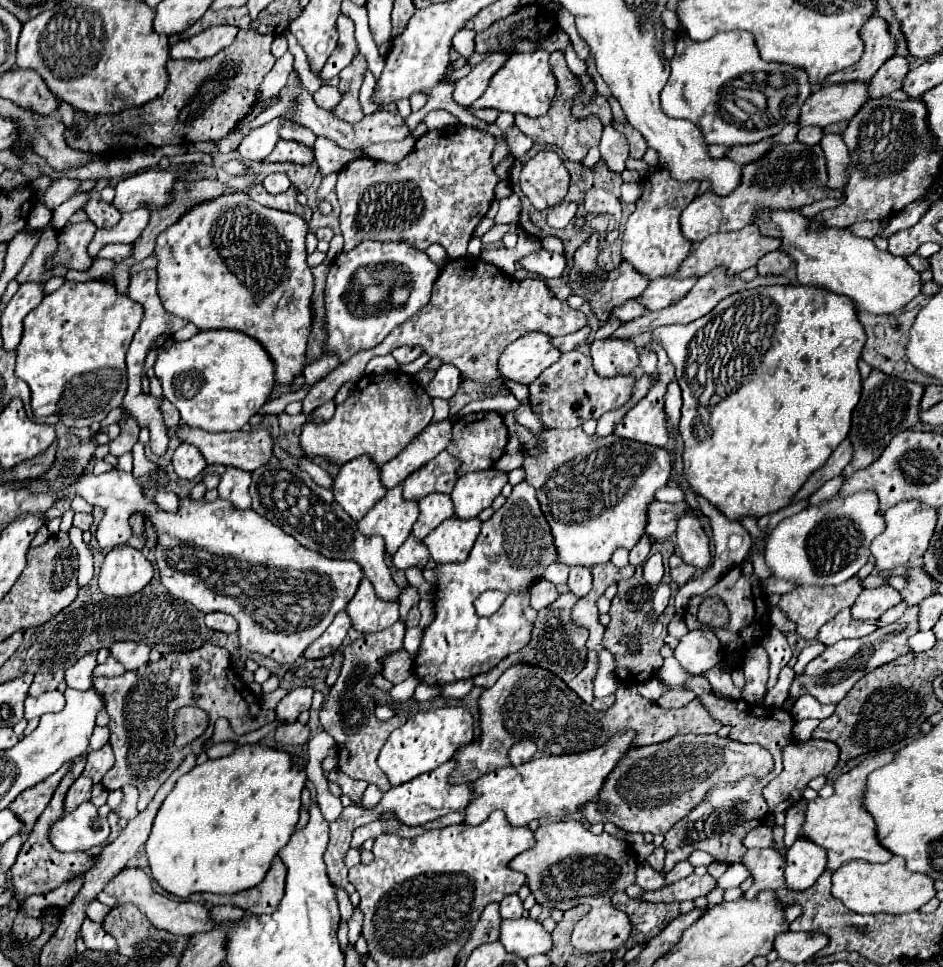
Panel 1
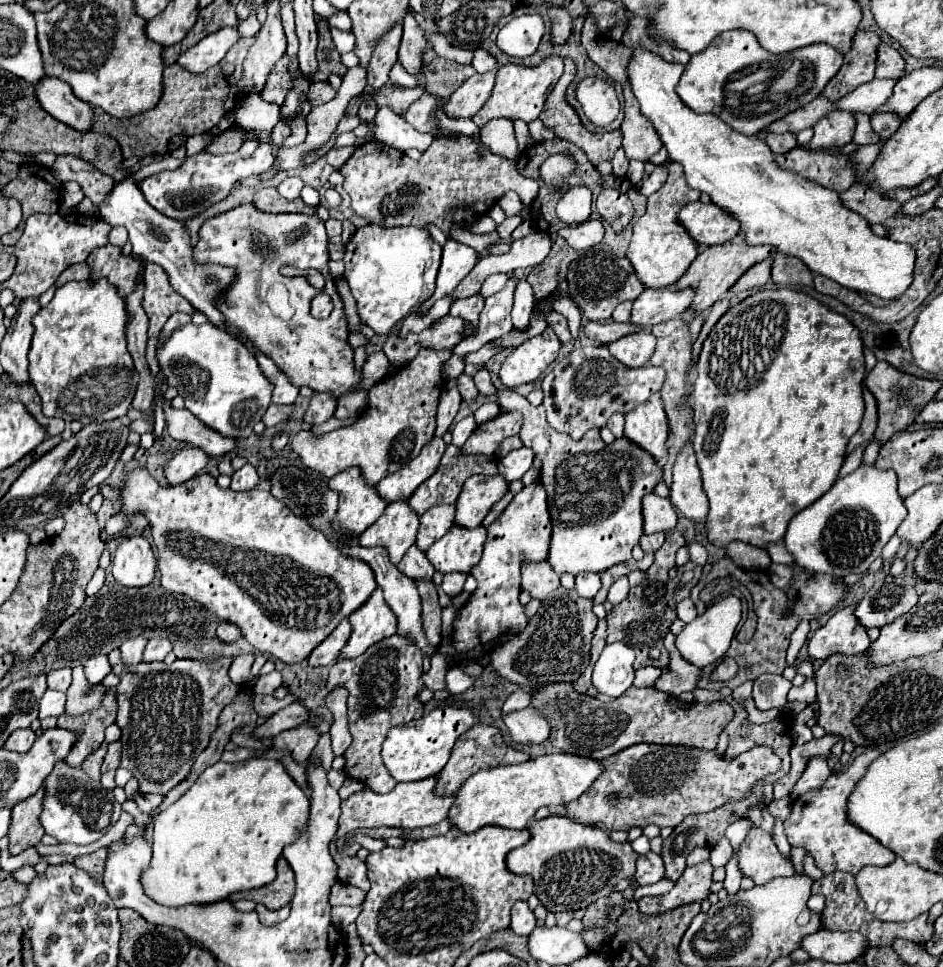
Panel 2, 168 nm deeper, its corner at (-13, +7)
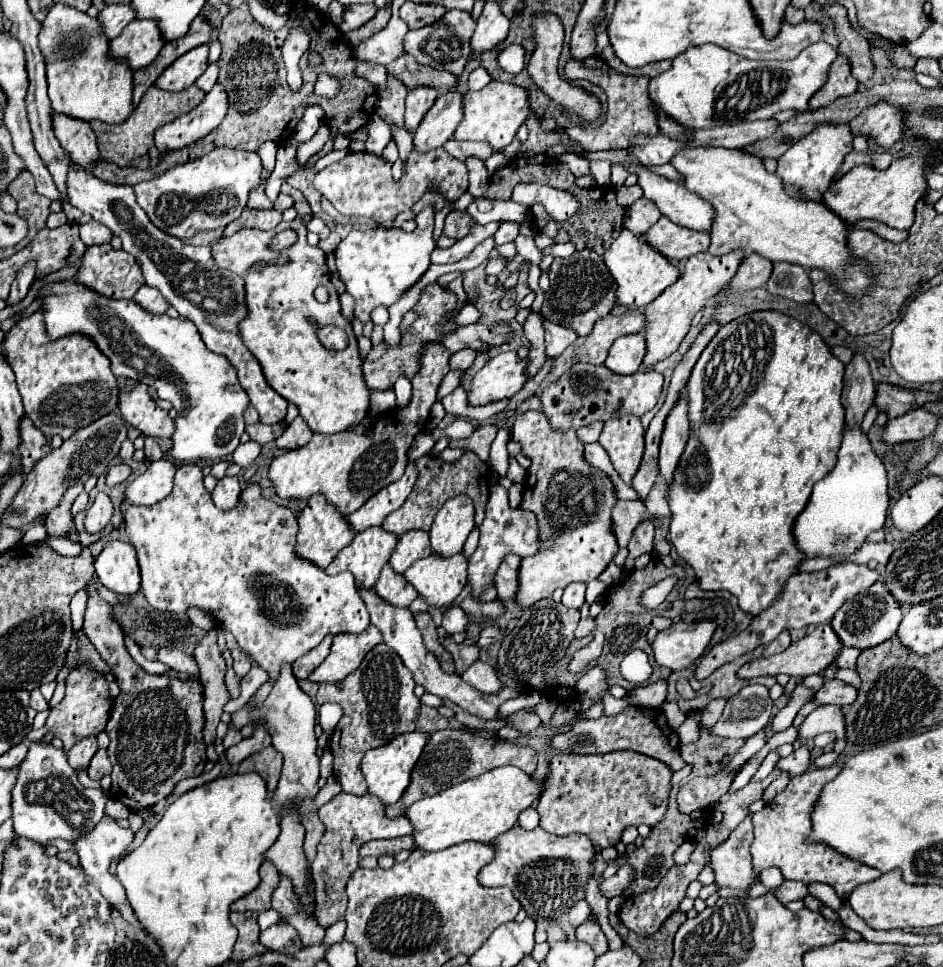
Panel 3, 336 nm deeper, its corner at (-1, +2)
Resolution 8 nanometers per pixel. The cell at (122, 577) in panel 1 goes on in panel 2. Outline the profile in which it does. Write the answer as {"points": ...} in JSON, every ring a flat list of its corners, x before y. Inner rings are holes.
{"points":[[141,535,127,537,115,551,111,573,123,587,149,585,155,577,155,553,149,541]]}

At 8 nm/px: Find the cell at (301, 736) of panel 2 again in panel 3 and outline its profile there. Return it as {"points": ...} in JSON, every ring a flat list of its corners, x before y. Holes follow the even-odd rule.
{"points":[[269,746,253,756,249,756,247,760,243,760,237,768,237,774,245,774,245,772,257,772,265,778,267,782,267,790,273,792,277,788,279,776,281,776,281,766,283,766,283,758,281,754]]}

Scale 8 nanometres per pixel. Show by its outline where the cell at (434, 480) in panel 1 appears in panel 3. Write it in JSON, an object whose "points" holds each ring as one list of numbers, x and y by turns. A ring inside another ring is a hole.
{"points":[[465,452,461,456,461,460,447,464,439,458,429,458,423,456,415,462,417,468,417,482,413,486,413,492,409,494,407,502,403,504,403,508,391,512,385,522,383,522,383,530,393,532,397,536,403,536,409,530,429,530,429,526,433,524,433,518,437,514,437,510,441,510,441,506,449,500,455,498,457,494,465,494,473,500,475,506,475,526,481,526,483,522,483,514,485,514,485,504,489,498,489,478,491,478,491,470,487,464,483,464,477,454,473,452]]}

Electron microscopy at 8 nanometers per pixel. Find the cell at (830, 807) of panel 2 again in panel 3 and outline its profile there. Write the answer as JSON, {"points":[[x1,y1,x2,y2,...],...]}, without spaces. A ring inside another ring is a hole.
{"points":[[833,764,829,768,809,768,801,776,793,776,783,792,779,792,765,808,751,816,755,838,751,844,751,858,753,858,753,872,755,876,769,866,777,866,783,872,785,880,801,880,805,884,823,882,833,886,841,900,847,900,849,894,865,882,873,882,881,876,879,870,863,866,861,862,853,862,835,850,829,850,823,844,809,844,807,838,811,834,811,810,815,800,819,798,821,788,833,780,841,772,841,766]]}

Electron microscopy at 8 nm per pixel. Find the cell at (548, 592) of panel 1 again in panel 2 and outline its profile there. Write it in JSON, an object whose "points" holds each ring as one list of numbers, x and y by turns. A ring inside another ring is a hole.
{"points":[[547,561,541,563,525,563,523,565,523,581,521,587,531,593,535,599,545,599,559,587,559,575,553,573,553,567]]}

